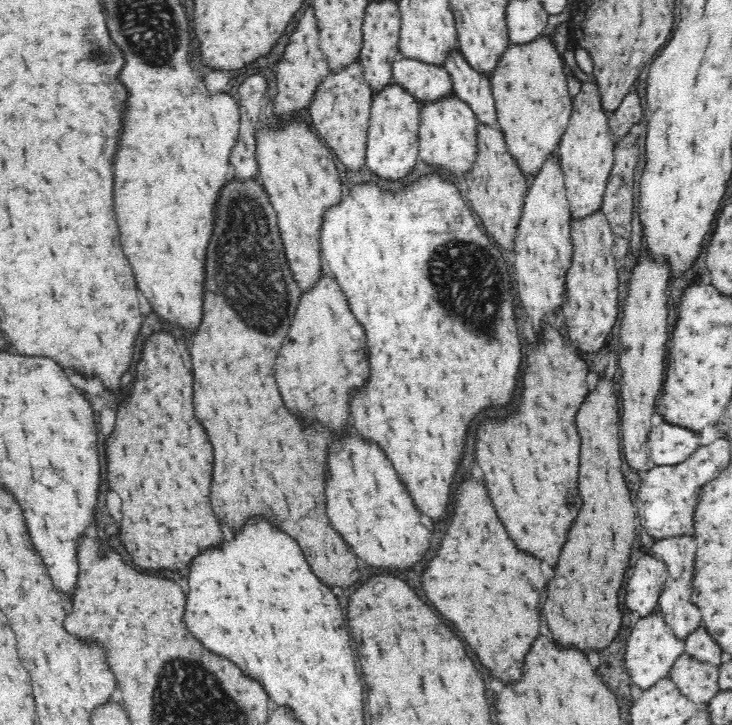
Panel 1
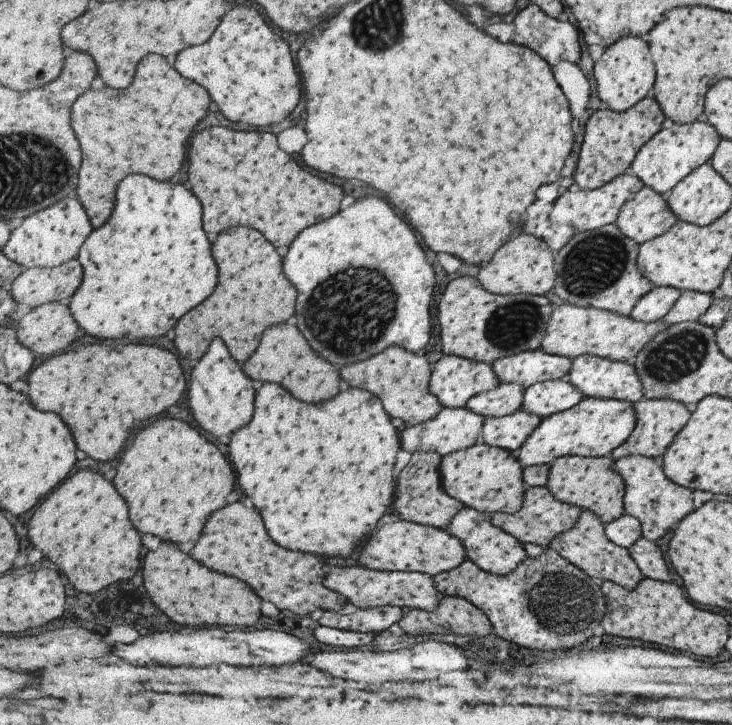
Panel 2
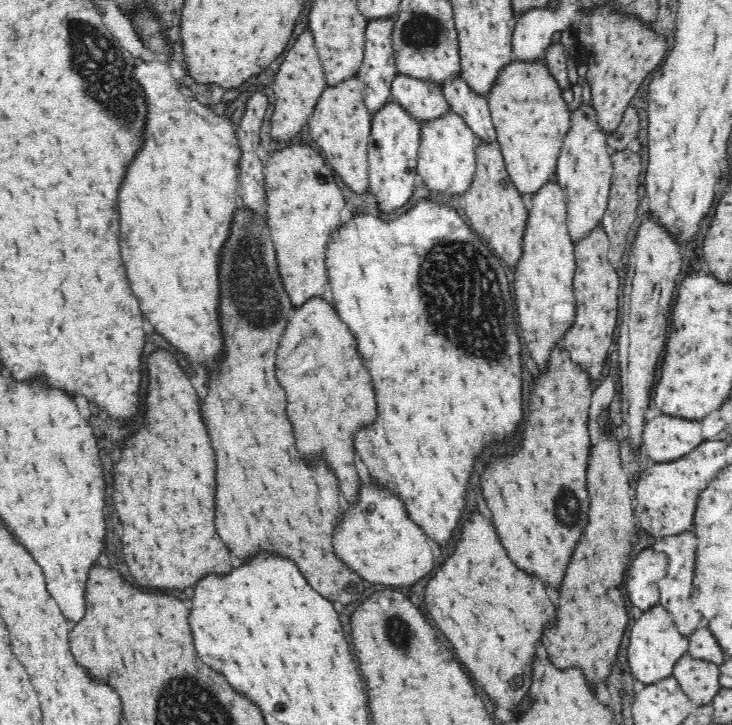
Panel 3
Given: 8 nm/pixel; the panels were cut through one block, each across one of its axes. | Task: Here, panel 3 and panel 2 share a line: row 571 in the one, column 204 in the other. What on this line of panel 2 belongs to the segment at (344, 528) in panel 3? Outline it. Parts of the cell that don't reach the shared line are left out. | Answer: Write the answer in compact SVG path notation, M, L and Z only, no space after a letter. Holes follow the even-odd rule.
M213 340L203 360L193 368L189 380L189 406L193 410L199 426L213 436L229 436L231 432L247 426L255 414L255 394L257 384L247 374L241 372L237 362L231 358L225 342Z

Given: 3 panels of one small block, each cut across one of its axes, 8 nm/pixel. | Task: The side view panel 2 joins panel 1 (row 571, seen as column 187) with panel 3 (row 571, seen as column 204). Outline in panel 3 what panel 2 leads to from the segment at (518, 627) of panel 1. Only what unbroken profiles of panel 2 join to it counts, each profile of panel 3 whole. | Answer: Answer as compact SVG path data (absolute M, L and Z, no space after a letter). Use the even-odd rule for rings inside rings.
M470 510L468 518L460 524L452 554L448 554L446 560L438 566L424 590L428 614L454 644L458 656L462 656L460 660L464 662L464 666L490 694L490 698L502 702L506 708L514 708L528 692L532 682L530 664L536 652L536 640L542 636L546 622L554 616L554 604L550 602L540 576L518 568L502 546L492 520L482 516L480 510Z

